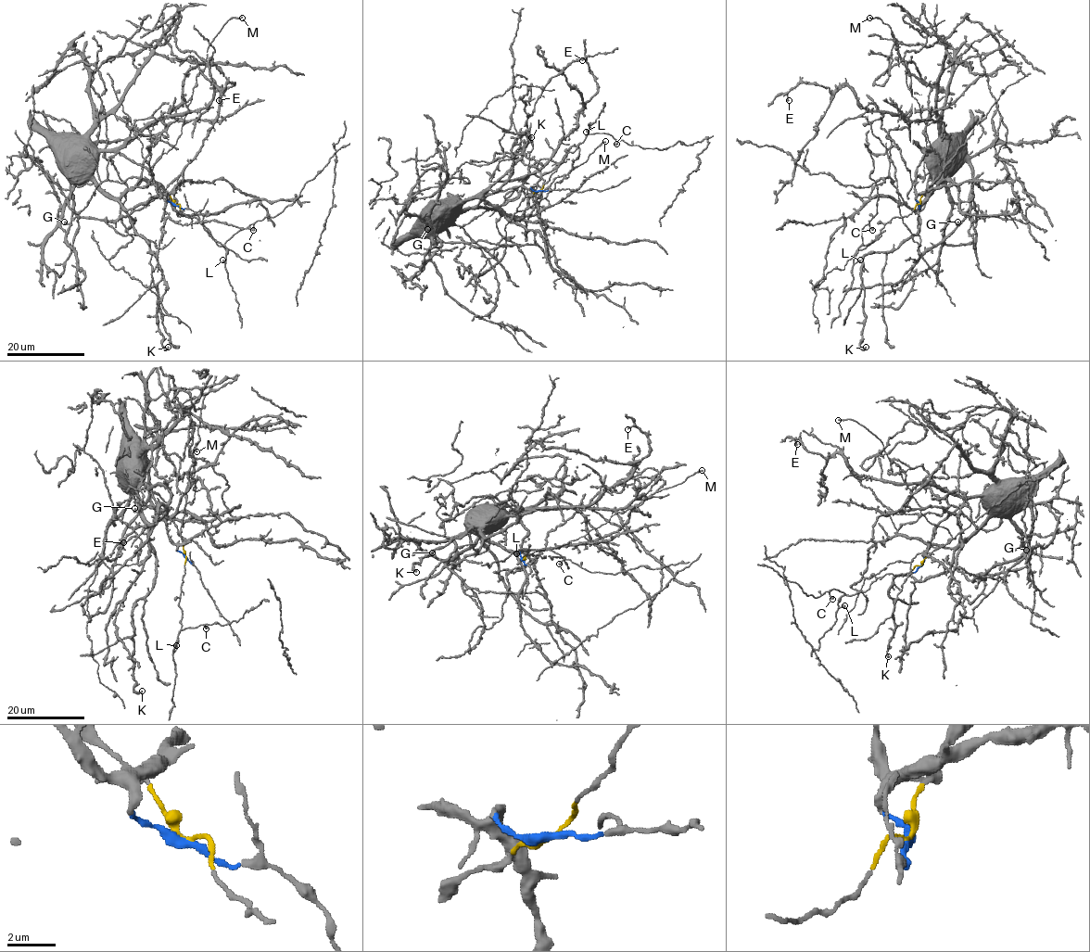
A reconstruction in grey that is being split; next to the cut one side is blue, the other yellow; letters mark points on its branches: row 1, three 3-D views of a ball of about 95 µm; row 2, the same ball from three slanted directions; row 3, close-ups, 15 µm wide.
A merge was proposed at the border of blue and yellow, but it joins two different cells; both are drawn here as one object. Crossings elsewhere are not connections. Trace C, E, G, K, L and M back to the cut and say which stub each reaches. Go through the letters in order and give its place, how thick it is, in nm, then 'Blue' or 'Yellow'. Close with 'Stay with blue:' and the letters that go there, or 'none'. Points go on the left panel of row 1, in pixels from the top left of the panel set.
C: Place: (253, 230). Thickness 440 nm. Yellow
E: Place: (219, 100). Thickness 280 nm. Blue
G: Place: (64, 222). Thickness 400 nm. Blue
K: Place: (168, 347). Thickness 280 nm. Blue
L: Place: (222, 260). Thickness 400 nm. Yellow
M: Place: (242, 18). Thickness 200 nm. Yellow
Stay with blue: E, G, K

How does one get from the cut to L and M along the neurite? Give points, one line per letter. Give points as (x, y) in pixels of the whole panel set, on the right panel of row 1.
L: (919, 204), (907, 216), (893, 217), (877, 239), (860, 247), (854, 262), (860, 260)
M: (919, 204), (924, 191), (939, 175), (938, 154), (930, 145), (895, 38), (880, 19), (870, 17)

